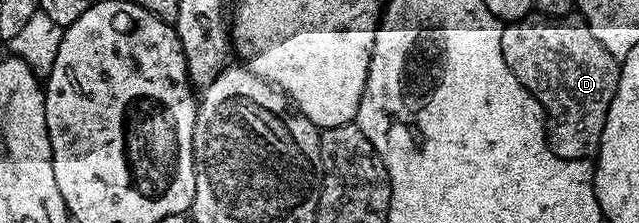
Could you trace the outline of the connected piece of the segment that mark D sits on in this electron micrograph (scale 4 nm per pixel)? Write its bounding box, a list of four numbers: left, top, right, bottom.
[499,17,620,159]

